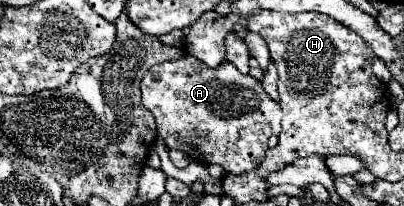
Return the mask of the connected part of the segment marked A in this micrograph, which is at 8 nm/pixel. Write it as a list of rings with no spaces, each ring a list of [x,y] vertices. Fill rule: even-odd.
[[[184,55],[178,61],[168,61],[162,65],[154,65],[142,79],[142,103],[154,115],[158,125],[158,135],[166,141],[168,149],[178,149],[188,157],[200,163],[216,163],[226,173],[246,173],[254,171],[258,163],[264,159],[268,149],[268,137],[280,133],[282,111],[280,105],[262,89],[260,81],[242,75],[230,61],[220,63],[218,67],[208,67],[200,59],[192,55]]]

